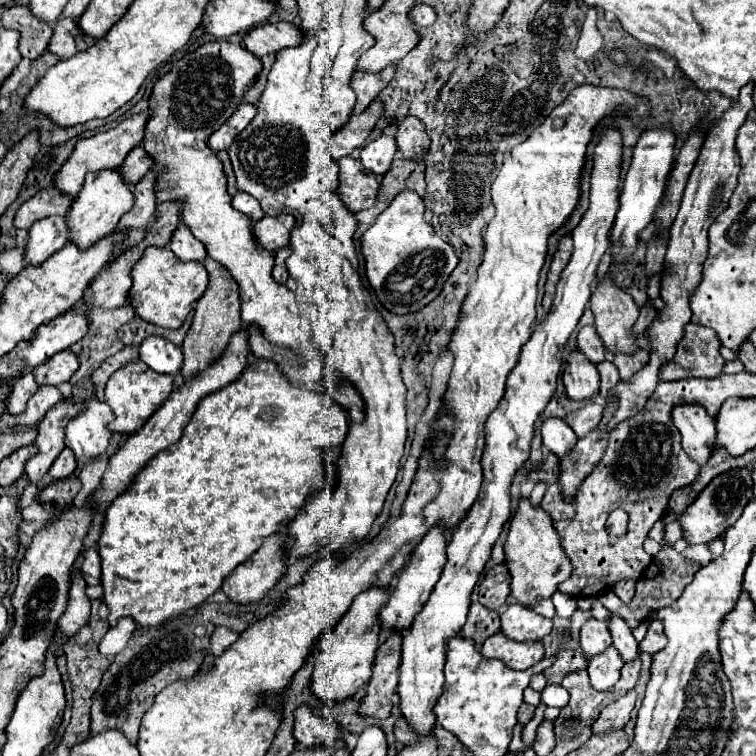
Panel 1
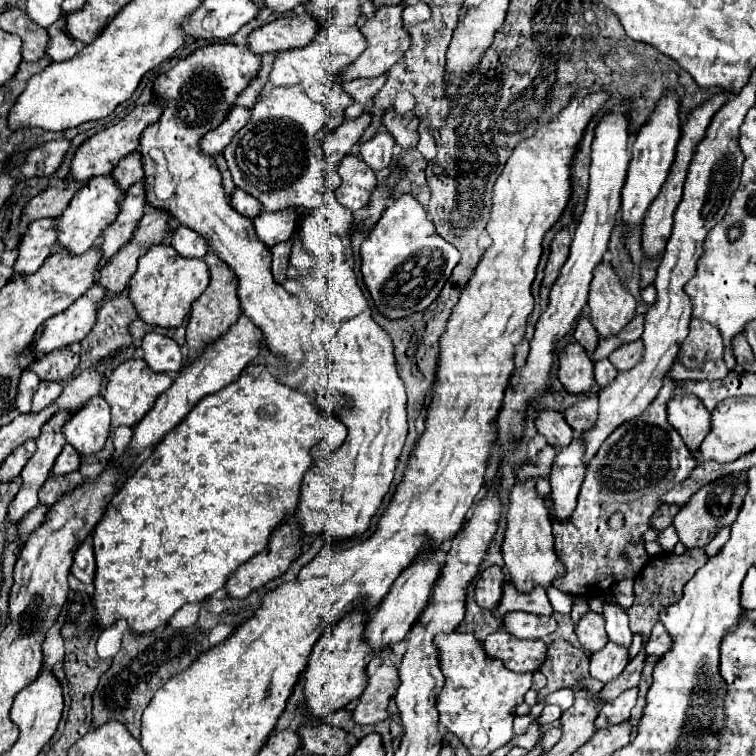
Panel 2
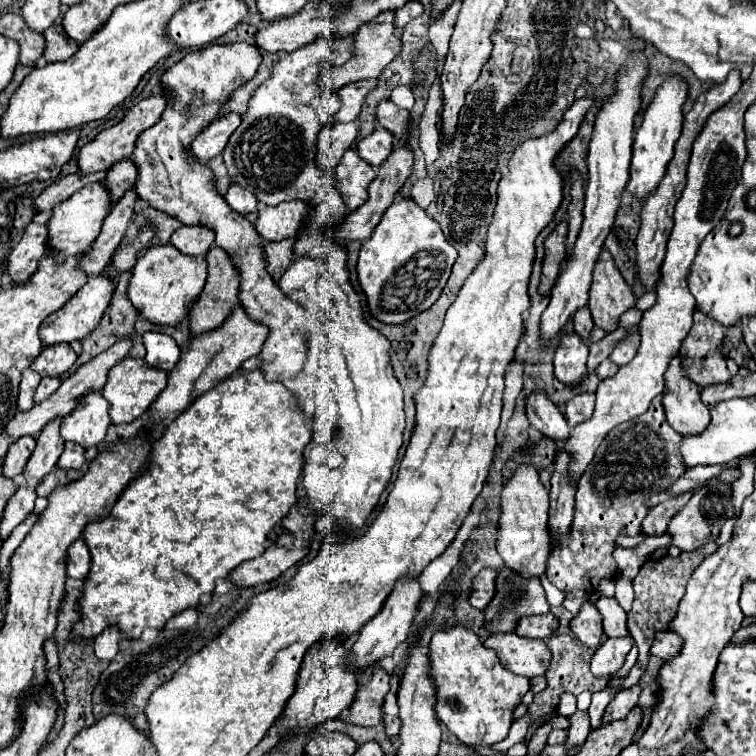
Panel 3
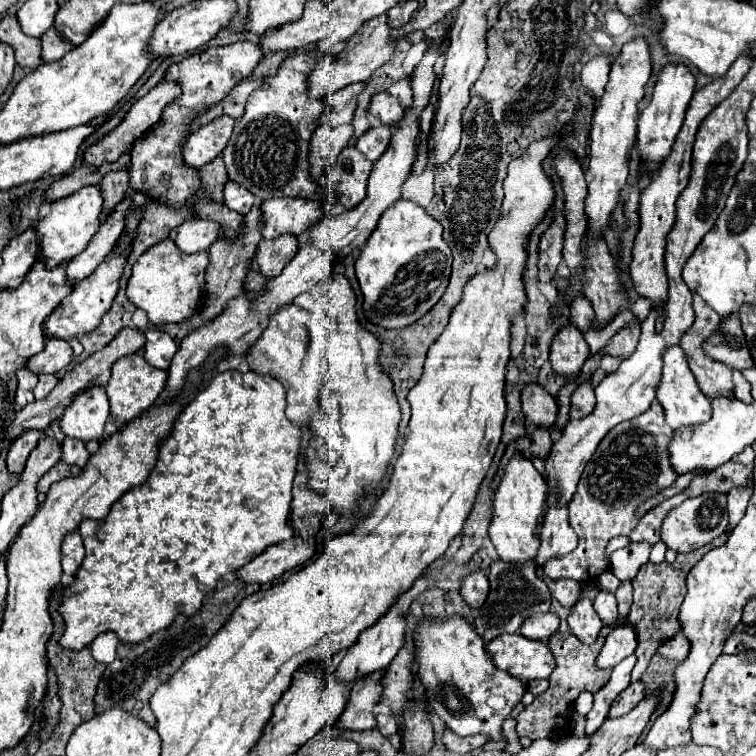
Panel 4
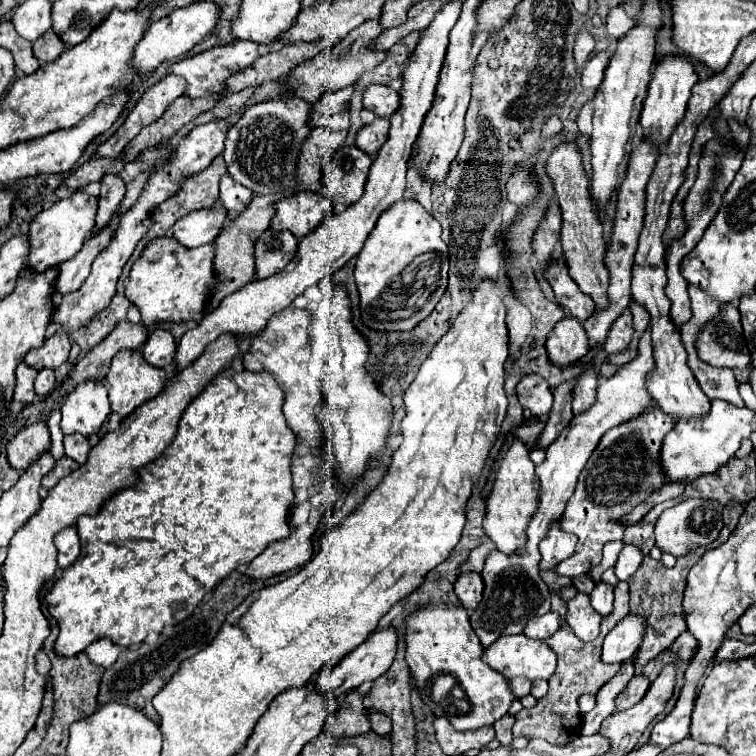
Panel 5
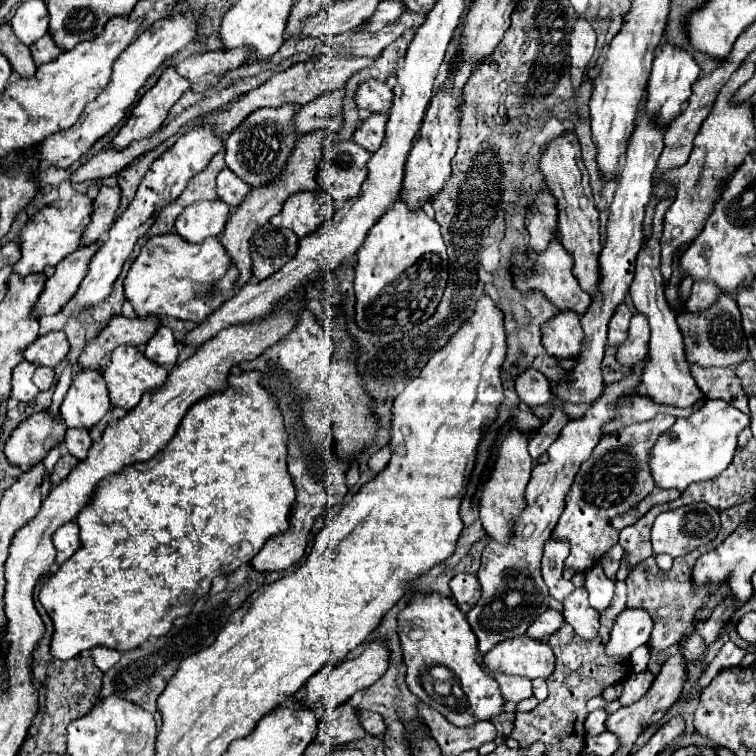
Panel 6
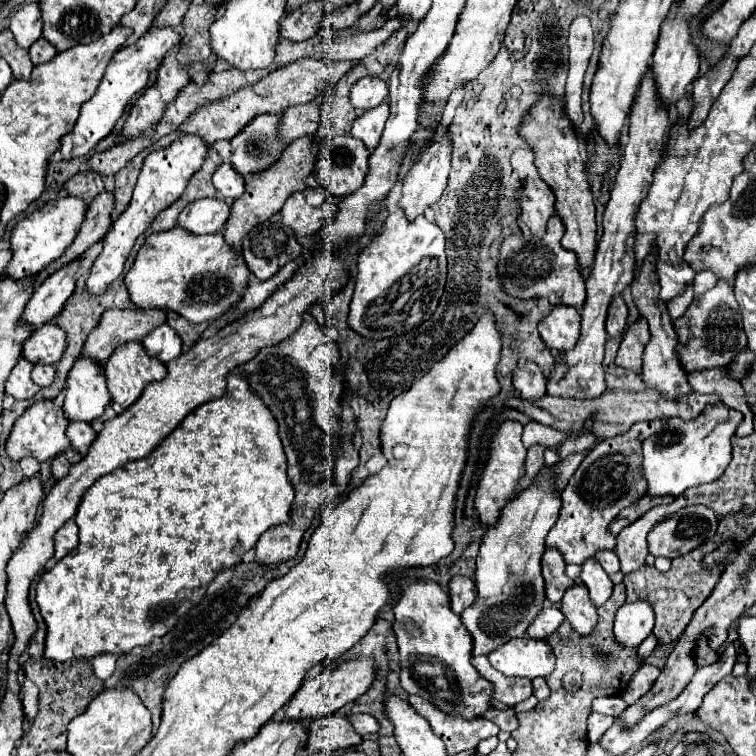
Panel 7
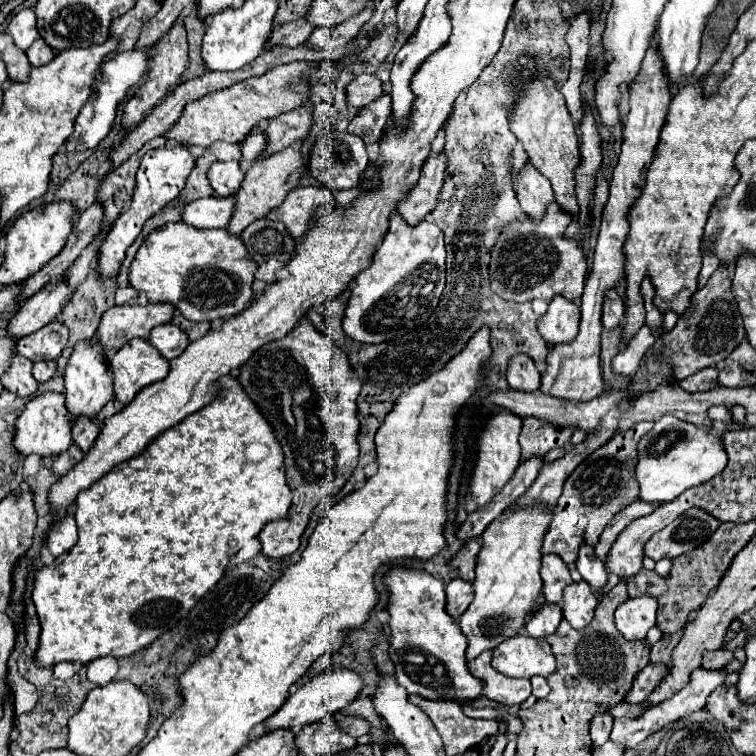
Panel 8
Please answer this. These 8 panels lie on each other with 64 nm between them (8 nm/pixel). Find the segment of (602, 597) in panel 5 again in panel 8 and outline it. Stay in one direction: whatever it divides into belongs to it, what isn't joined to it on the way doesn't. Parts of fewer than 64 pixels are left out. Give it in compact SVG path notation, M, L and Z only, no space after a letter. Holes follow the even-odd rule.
M582 544L580 552L578 552L578 560L576 560L576 568L582 574L582 578L592 586L594 594L598 588L602 588L608 580L606 568L602 564L602 560L594 554L594 546L590 544Z

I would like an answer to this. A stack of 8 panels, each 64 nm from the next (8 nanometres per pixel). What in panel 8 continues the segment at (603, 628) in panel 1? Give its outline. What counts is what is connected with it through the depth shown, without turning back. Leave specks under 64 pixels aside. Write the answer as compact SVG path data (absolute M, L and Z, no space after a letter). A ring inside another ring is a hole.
M586 580L572 582L570 586L564 588L562 612L564 612L564 618L574 628L584 628L586 624L592 622L596 604L598 604L598 598L594 596L594 592Z

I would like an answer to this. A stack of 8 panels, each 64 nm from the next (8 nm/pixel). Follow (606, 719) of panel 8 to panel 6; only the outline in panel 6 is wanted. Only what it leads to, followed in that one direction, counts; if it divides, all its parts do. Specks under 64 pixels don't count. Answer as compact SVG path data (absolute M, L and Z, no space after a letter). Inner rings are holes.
M594 710L594 712L590 712L588 714L588 718L586 718L586 734L588 736L598 736L598 734L602 734L604 730L606 730L606 718L608 718L608 714L604 712L604 710Z

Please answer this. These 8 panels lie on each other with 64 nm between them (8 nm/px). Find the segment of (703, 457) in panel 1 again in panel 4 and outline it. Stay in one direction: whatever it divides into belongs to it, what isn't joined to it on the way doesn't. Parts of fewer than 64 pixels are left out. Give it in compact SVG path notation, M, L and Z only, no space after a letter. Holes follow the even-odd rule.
M670 346L666 348L666 352L662 354L664 366L662 366L662 376L660 382L656 386L656 400L662 404L664 414L666 414L666 422L672 428L682 428L682 426L696 426L696 424L704 424L704 420L708 420L708 416L712 414L710 408L710 400L700 392L696 378L692 376L684 350L680 350L678 346Z

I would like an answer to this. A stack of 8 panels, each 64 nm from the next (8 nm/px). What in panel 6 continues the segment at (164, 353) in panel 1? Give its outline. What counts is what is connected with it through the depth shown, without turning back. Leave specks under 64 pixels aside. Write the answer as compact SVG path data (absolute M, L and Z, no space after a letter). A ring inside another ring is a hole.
M160 326L156 334L144 344L144 354L156 364L174 366L178 360L178 342L174 338L174 332L166 326Z

